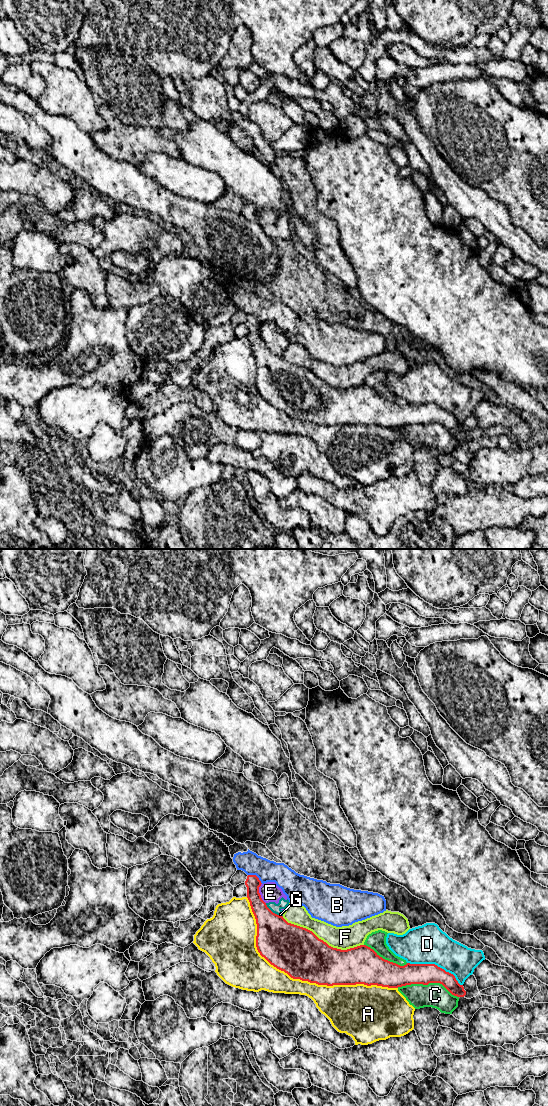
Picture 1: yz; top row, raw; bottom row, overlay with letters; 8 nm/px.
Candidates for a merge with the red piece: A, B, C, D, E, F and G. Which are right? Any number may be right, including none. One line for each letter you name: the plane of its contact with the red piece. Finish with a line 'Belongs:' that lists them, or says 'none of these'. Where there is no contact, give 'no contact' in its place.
Belongs: none of these

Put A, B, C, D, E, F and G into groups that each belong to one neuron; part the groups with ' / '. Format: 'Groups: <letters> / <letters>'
Groups: A / B / C / D / E G / F

